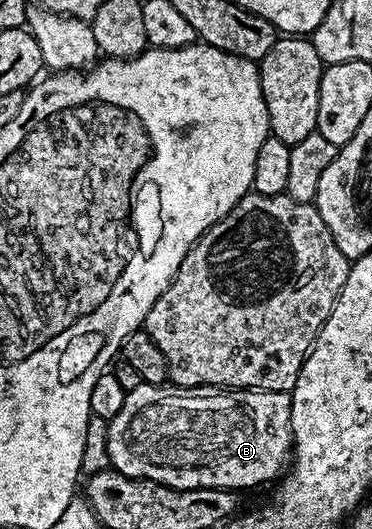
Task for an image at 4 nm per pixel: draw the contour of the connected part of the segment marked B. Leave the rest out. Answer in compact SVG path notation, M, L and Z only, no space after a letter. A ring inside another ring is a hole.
M143 381L137 388L127 391L121 412L107 424L108 460L114 469L130 478L148 478L178 490L213 488L236 492L262 482L274 483L282 470L284 473L293 454L288 391L227 388L222 392L176 392L167 389L166 385L154 386Z

